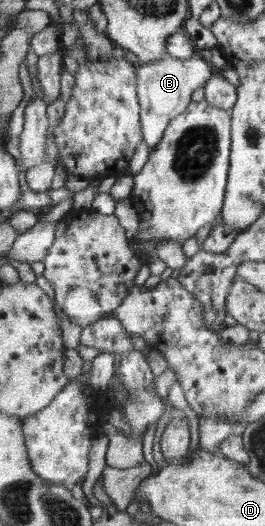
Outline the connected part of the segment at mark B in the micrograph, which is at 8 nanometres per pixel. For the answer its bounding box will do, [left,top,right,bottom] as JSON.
[138,55,218,152]

